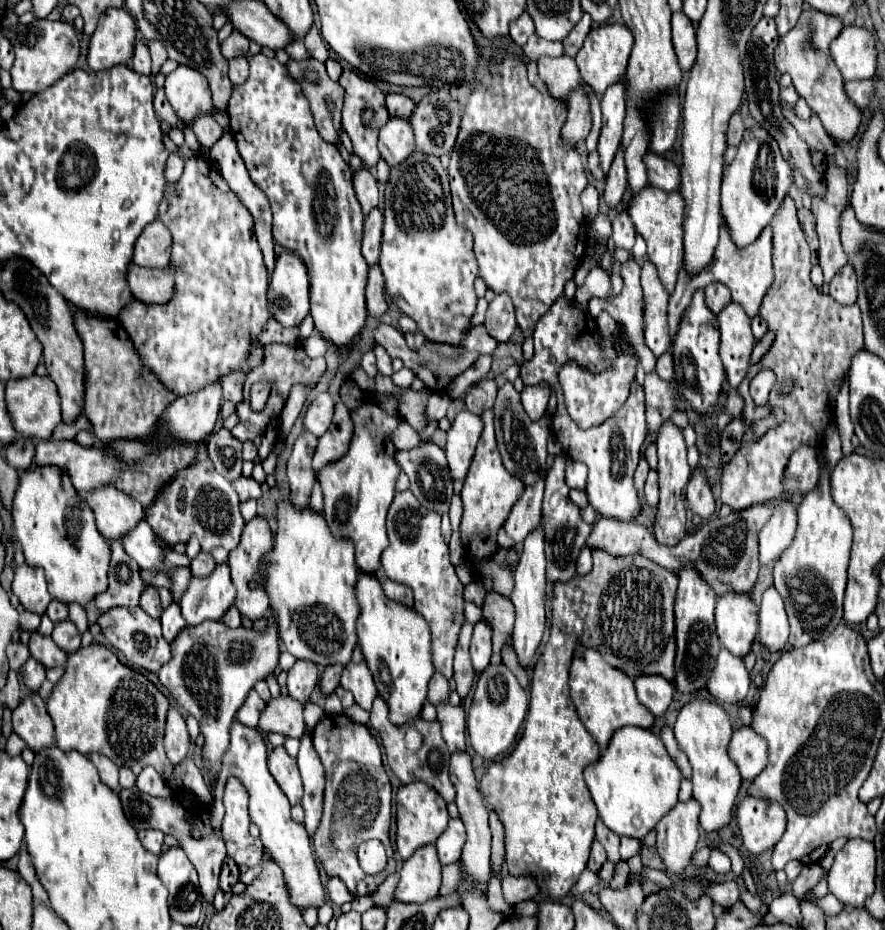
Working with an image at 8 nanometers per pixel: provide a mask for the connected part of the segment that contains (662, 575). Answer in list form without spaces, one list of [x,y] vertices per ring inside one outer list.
[[[593,550],[593,568],[587,576],[575,576],[571,578],[569,582],[557,582],[553,584],[553,592],[551,592],[551,604],[553,604],[553,626],[551,626],[551,636],[549,636],[549,642],[545,644],[543,652],[541,652],[541,658],[537,660],[535,668],[533,668],[533,682],[531,682],[531,702],[529,702],[529,714],[527,714],[527,720],[525,720],[525,730],[523,730],[523,736],[519,740],[519,744],[515,746],[513,754],[507,756],[505,760],[501,762],[493,762],[487,772],[483,774],[481,782],[479,782],[479,788],[481,792],[485,790],[485,800],[493,806],[493,810],[497,812],[497,816],[501,818],[503,822],[503,828],[505,828],[505,860],[507,860],[507,868],[509,868],[509,874],[511,876],[531,876],[537,880],[539,884],[539,892],[543,898],[553,898],[553,900],[563,900],[571,888],[575,886],[575,882],[579,880],[579,874],[587,868],[587,860],[589,860],[589,848],[591,848],[591,842],[595,838],[595,820],[597,820],[597,808],[593,808],[593,800],[589,800],[589,790],[585,788],[585,778],[583,778],[583,770],[587,764],[595,762],[599,758],[599,746],[597,742],[593,740],[593,736],[585,730],[585,726],[581,724],[579,716],[577,716],[577,710],[571,702],[571,696],[569,696],[569,684],[567,684],[567,678],[569,678],[569,666],[571,666],[571,658],[573,658],[573,650],[577,646],[577,642],[585,644],[585,646],[593,646],[597,650],[601,650],[603,658],[613,666],[613,668],[619,668],[623,670],[627,676],[635,678],[635,676],[641,676],[641,674],[661,674],[665,676],[669,682],[673,682],[673,674],[675,674],[675,640],[669,640],[675,636],[675,612],[673,612],[673,600],[675,600],[675,594],[677,594],[677,584],[679,584],[679,576],[657,566],[655,562],[647,560],[645,556],[641,554],[633,554],[633,556],[611,556],[609,552],[605,550]]]

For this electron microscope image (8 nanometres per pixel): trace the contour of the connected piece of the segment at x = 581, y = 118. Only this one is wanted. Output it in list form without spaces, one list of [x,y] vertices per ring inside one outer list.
[[[583,84],[573,92],[573,96],[567,100],[569,104],[569,116],[565,126],[561,128],[561,140],[567,146],[577,146],[579,142],[585,142],[589,130],[591,130],[591,114],[589,114],[589,100],[583,90]]]

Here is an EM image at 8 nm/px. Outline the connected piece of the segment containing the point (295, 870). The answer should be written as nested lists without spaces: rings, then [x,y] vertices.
[[[237,720],[231,726],[231,746],[223,756],[223,768],[221,774],[217,776],[216,789],[214,794],[214,803],[211,807],[211,826],[220,828],[223,822],[225,809],[222,803],[224,786],[227,779],[231,776],[239,778],[247,792],[249,792],[249,816],[251,822],[261,830],[261,842],[263,846],[271,852],[271,856],[279,862],[279,866],[285,872],[285,882],[291,892],[291,902],[299,906],[301,910],[307,906],[323,906],[325,904],[325,890],[319,880],[319,870],[317,862],[311,850],[309,834],[303,824],[297,824],[291,818],[291,804],[285,800],[285,794],[281,792],[279,784],[273,780],[269,766],[267,766],[267,744],[265,738],[249,726],[241,726]]]

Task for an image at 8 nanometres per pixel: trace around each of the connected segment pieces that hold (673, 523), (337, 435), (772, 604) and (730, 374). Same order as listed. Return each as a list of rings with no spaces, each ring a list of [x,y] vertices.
[[[671,418],[663,420],[657,432],[657,456],[659,456],[659,486],[661,486],[661,502],[657,508],[657,524],[653,528],[657,540],[661,544],[677,544],[685,536],[685,502],[683,502],[683,490],[687,486],[687,480],[691,476],[691,466],[687,464],[687,444],[683,438],[683,428],[679,428]]]
[[[343,402],[335,404],[335,414],[329,430],[319,438],[319,444],[313,454],[313,468],[321,470],[329,460],[341,458],[351,442],[353,436],[353,422],[349,416],[349,408]]]
[[[765,590],[759,608],[759,640],[767,648],[781,652],[787,644],[787,636],[789,636],[789,618],[783,600],[777,590]]]
[[[735,302],[727,304],[717,314],[717,322],[719,322],[719,332],[721,332],[721,360],[725,366],[727,380],[731,384],[731,394],[729,394],[723,410],[731,418],[737,418],[741,414],[741,406],[743,406],[743,400],[737,394],[737,386],[741,384],[743,376],[747,374],[749,356],[751,356],[755,338],[753,338],[751,326],[749,326],[749,316]]]

